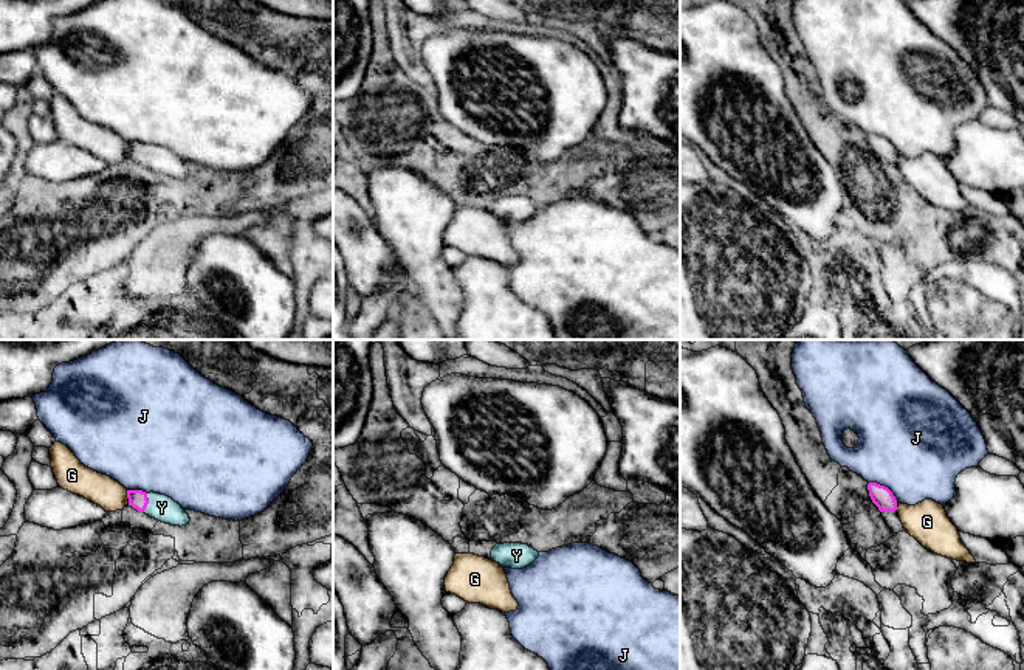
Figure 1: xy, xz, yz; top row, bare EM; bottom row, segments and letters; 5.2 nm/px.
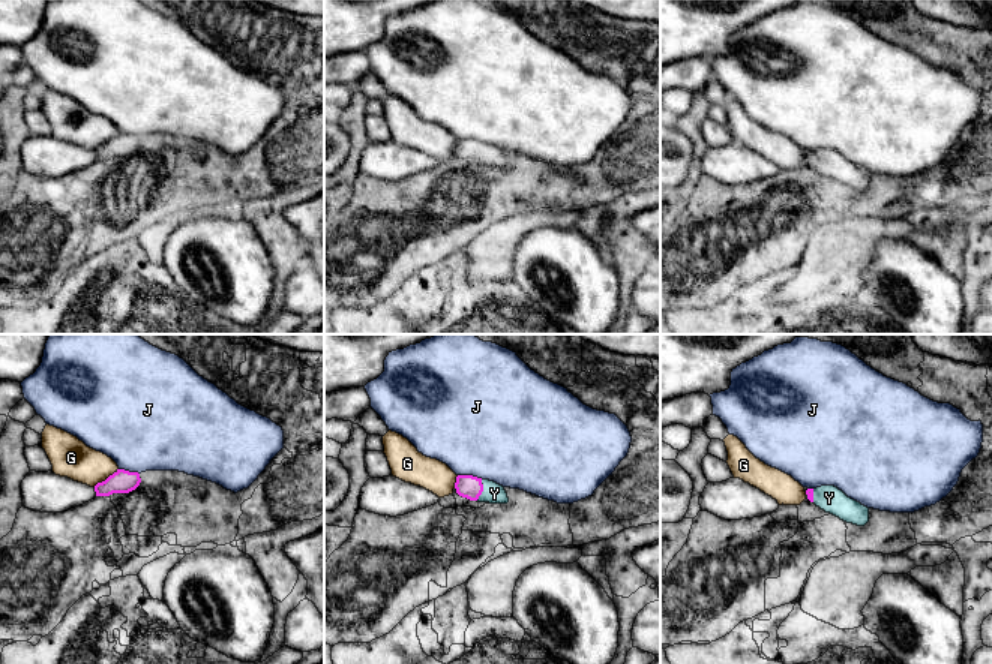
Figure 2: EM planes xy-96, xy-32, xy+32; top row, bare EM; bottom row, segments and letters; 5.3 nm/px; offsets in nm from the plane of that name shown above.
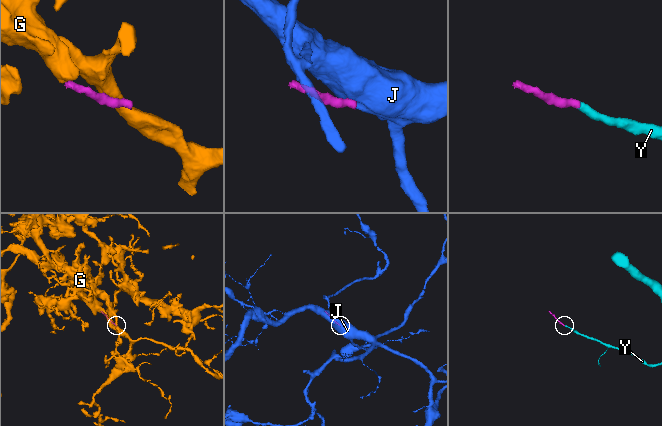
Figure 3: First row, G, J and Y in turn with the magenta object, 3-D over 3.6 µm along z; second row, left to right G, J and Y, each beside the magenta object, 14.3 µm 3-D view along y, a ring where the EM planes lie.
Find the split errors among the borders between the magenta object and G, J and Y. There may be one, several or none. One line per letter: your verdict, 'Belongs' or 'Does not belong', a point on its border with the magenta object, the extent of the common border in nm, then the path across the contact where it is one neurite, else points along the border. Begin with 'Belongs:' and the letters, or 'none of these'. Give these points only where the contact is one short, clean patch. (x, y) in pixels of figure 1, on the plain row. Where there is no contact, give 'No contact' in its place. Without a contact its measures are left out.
Belongs: Y
G: Does not belong. Touches magenta at xy (127, 149). Shared border 70 nm
J: Does not belong. Touches magenta at yz (883, 138). Shared border 180 nm. Boundary: yz (869, 134), (883, 137), (897, 152)
Y: Belongs. Touches magenta at xy (147, 155). Shared border 100 nm. Path across: xy (138, 152), (147, 155), (161, 160)

